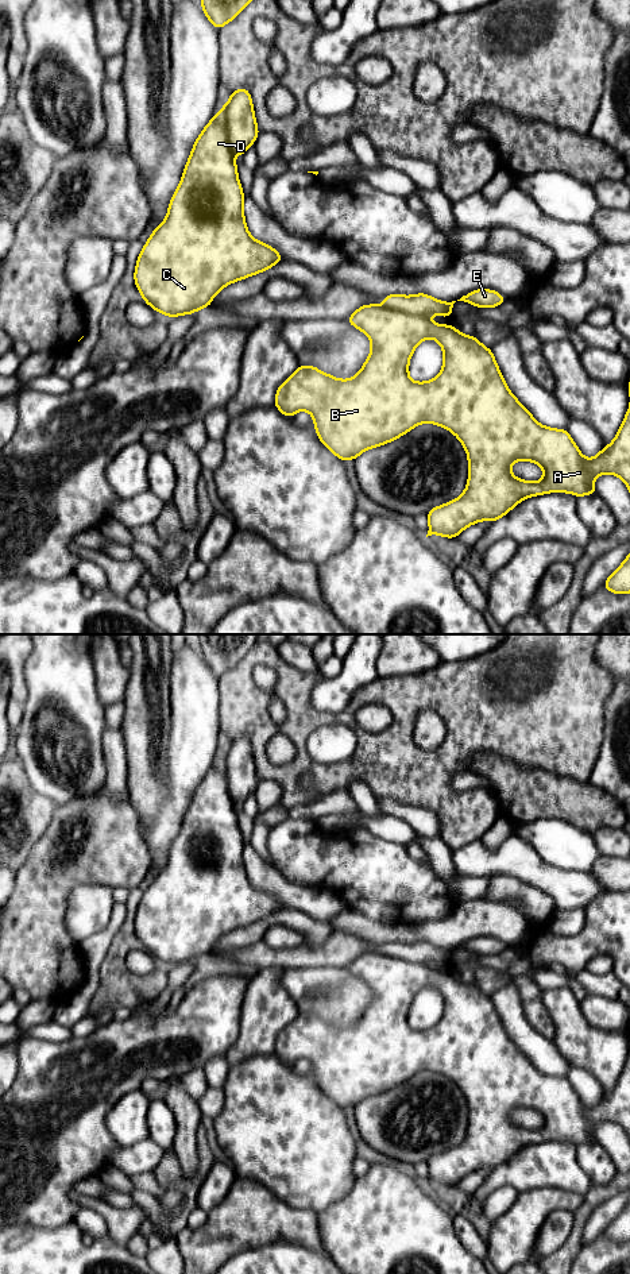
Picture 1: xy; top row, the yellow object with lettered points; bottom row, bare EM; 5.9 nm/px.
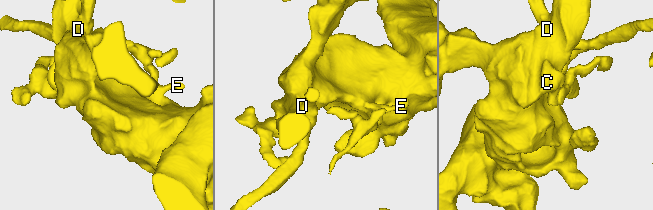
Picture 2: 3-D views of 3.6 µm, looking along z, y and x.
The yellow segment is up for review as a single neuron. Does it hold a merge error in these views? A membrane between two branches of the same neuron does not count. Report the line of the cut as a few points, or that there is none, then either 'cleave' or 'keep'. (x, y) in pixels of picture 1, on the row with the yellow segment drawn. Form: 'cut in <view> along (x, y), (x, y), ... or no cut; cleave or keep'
cut in xy along (382, 305), (424, 317); cleave

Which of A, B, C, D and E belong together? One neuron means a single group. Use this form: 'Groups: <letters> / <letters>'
Groups: A B C D / E

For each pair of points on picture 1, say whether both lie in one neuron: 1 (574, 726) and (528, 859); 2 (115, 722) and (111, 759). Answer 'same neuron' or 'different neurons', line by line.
1: different neurons
2: different neurons

